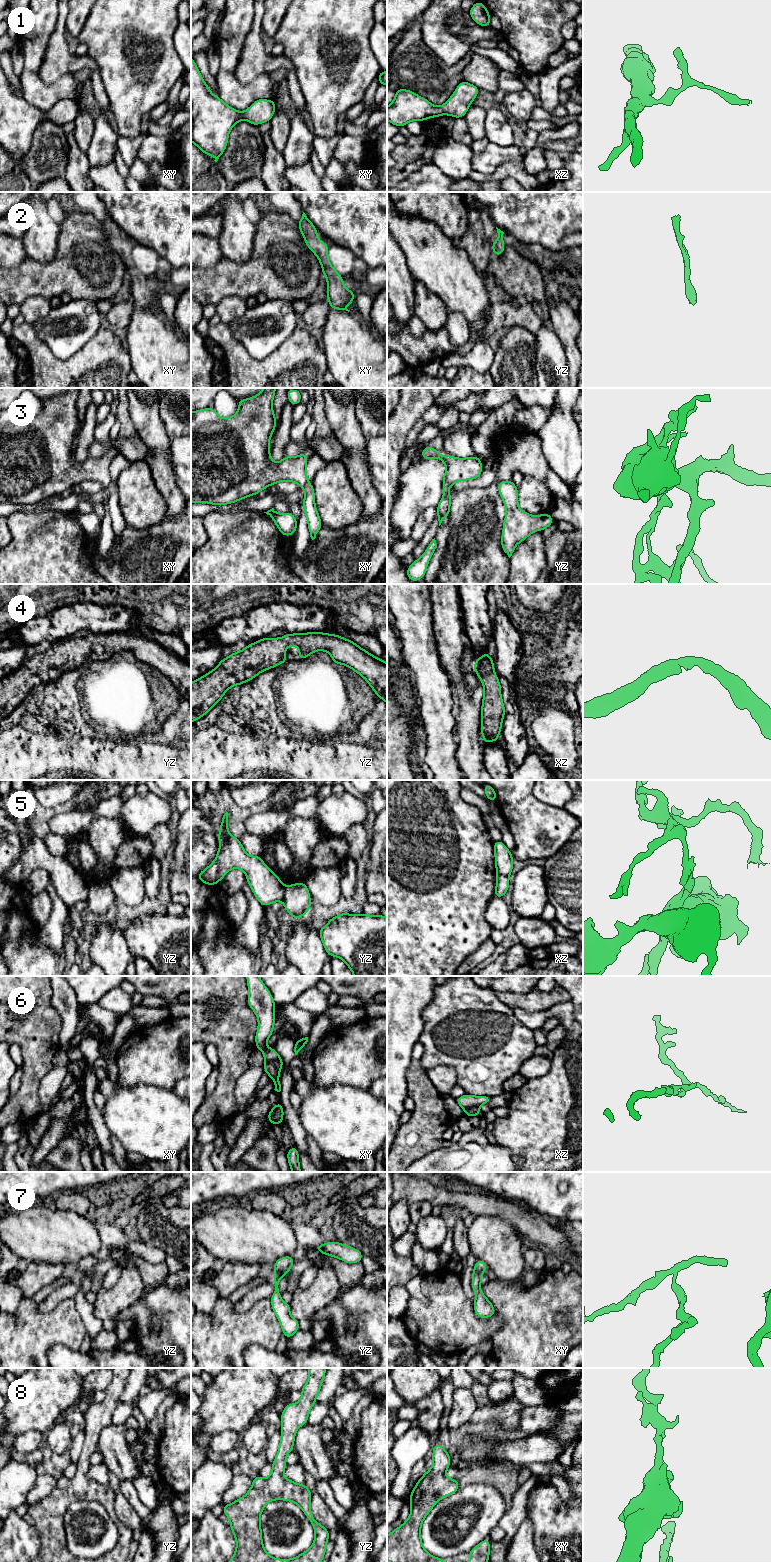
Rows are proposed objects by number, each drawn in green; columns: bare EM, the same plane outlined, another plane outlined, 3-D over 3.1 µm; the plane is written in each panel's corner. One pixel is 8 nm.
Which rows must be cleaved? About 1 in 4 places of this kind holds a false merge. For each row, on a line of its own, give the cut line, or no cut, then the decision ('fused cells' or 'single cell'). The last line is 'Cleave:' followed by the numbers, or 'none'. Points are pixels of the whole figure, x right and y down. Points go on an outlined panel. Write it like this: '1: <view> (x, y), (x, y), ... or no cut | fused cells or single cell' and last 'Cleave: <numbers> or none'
1: no cut | single cell
2: no cut | single cell
3: yz (443, 483), (450, 485) | fused cells
4: no cut | single cell
5: yz (286, 887), (281, 900) | fused cells
6: xy (281, 1058), (265, 1063) | fused cells
7: no cut | single cell
8: no cut | single cell
Cleave: 3, 5, 6

